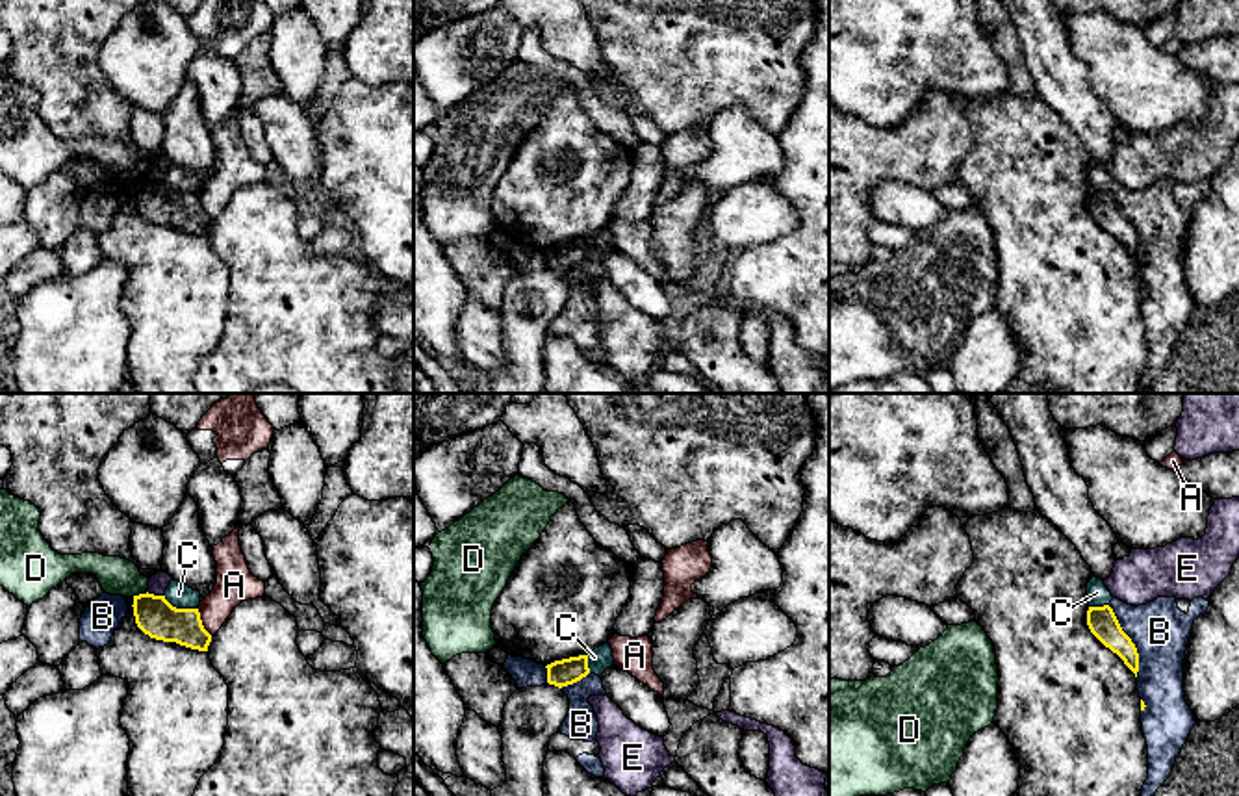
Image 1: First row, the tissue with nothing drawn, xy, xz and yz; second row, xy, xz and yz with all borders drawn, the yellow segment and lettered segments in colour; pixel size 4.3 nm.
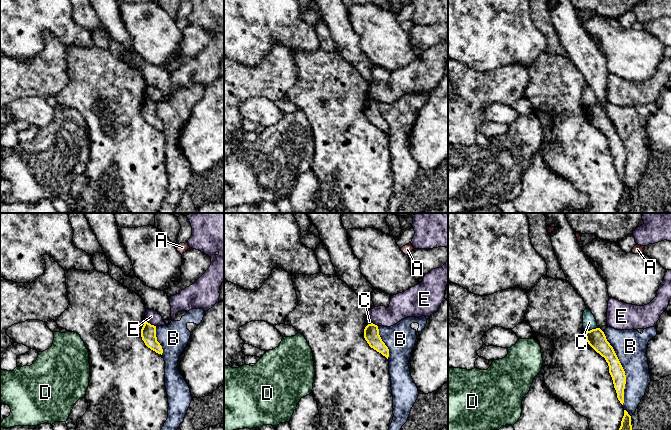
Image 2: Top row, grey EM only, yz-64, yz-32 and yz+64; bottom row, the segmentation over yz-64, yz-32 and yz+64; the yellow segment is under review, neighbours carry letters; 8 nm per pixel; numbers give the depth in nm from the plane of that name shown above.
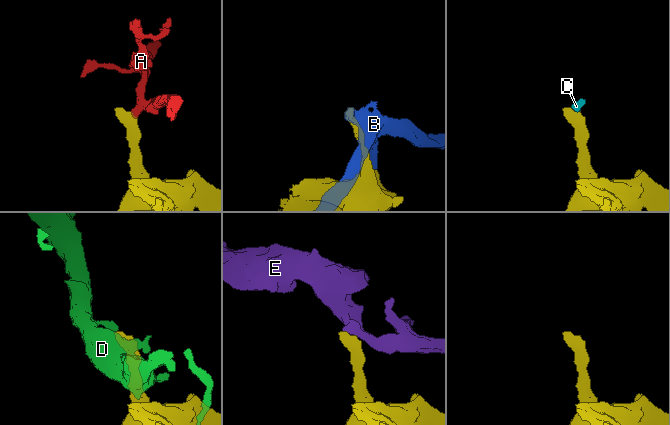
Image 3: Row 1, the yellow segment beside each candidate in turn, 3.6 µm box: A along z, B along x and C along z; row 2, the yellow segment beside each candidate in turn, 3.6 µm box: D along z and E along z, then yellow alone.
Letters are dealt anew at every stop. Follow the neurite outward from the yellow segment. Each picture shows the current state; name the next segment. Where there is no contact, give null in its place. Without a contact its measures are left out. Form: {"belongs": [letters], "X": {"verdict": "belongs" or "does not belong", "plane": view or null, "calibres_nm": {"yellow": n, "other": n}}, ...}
{"belongs": [], "A": {"verdict": "does not belong", "plane": "xy", "calibres_nm": {"yellow": 170, "other": 160}}, "B": {"verdict": "does not belong", "plane": "yz", "calibres_nm": {"yellow": 130, "other": 260}}, "C": {"verdict": "does not belong", "plane": "xy", "calibres_nm": {"yellow": 170, "other": 110}}, "D": {"verdict": "does not belong", "plane": "xy", "calibres_nm": {"yellow": 170, "other": 160}}, "E": {"verdict": "does not belong", "plane": "xy", "calibres_nm": {"yellow": 170, "other": 90}}}

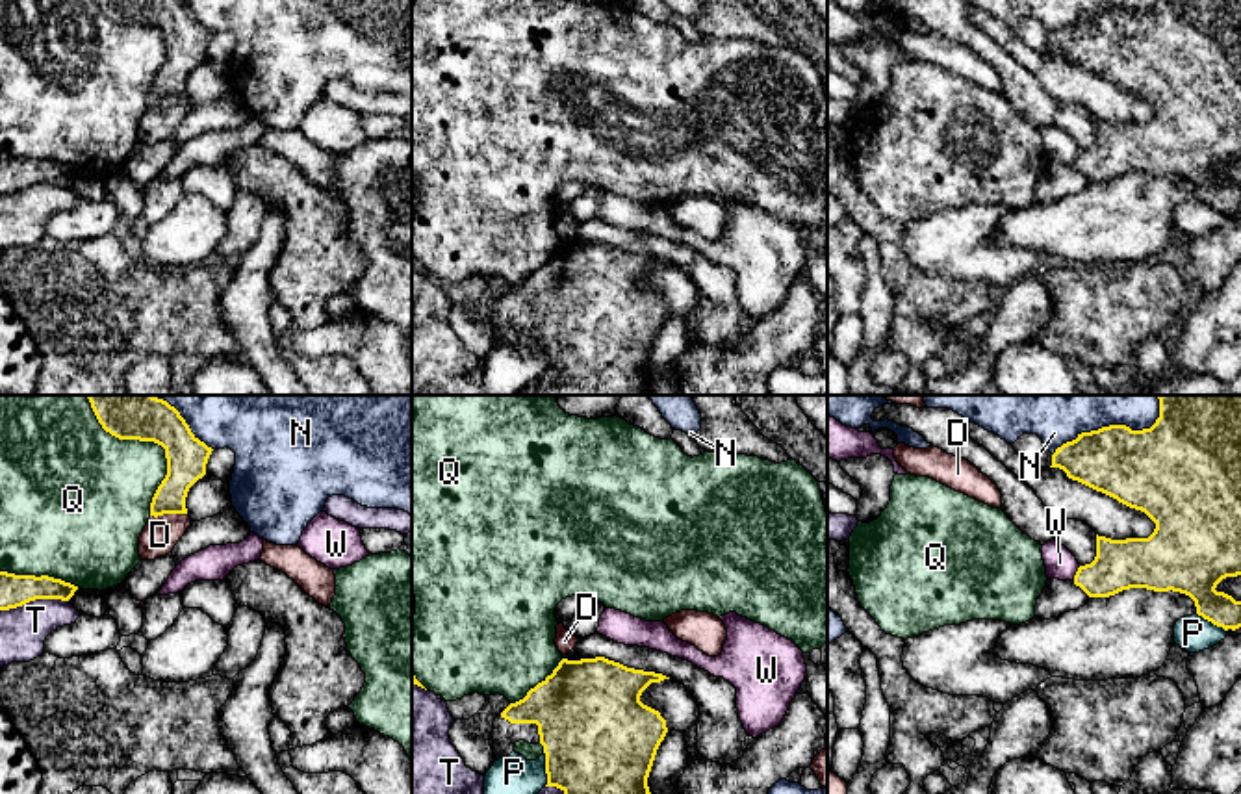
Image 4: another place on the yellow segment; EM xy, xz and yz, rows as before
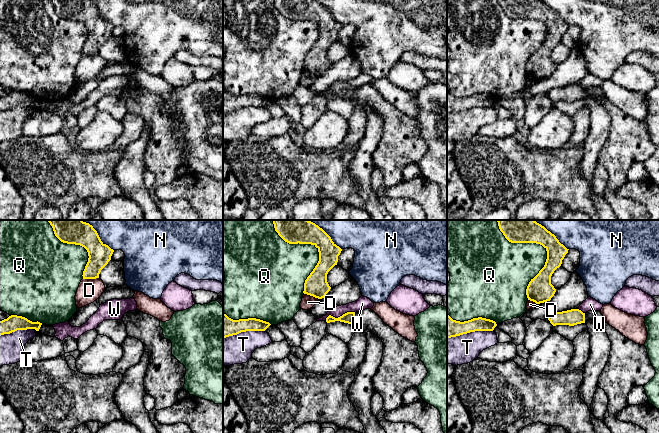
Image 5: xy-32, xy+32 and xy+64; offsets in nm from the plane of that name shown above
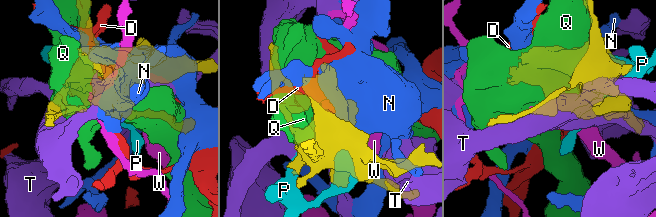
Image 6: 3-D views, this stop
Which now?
{"belongs": [], "D": {"verdict": "does not belong", "plane": "xy", "calibres_nm": {"yellow": 180, "other": 160}}, "N": {"verdict": "does not belong", "plane": "yz", "calibres_nm": {"yellow": 360, "other": 340}}, "P": {"verdict": "does not belong", "plane": "xz", "calibres_nm": {"yellow": 460, "other": 170}}, "Q": {"verdict": "does not belong", "plane": "xy", "calibres_nm": {"yellow": 280, "other": 380}}, "T": {"verdict": "does not belong", "plane": "xy", "calibres_nm": {"yellow": 140, "other": 200}}, "W": {"verdict": "does not belong", "plane": "yz", "calibres_nm": {"yellow": 220, "other": 130}}}

